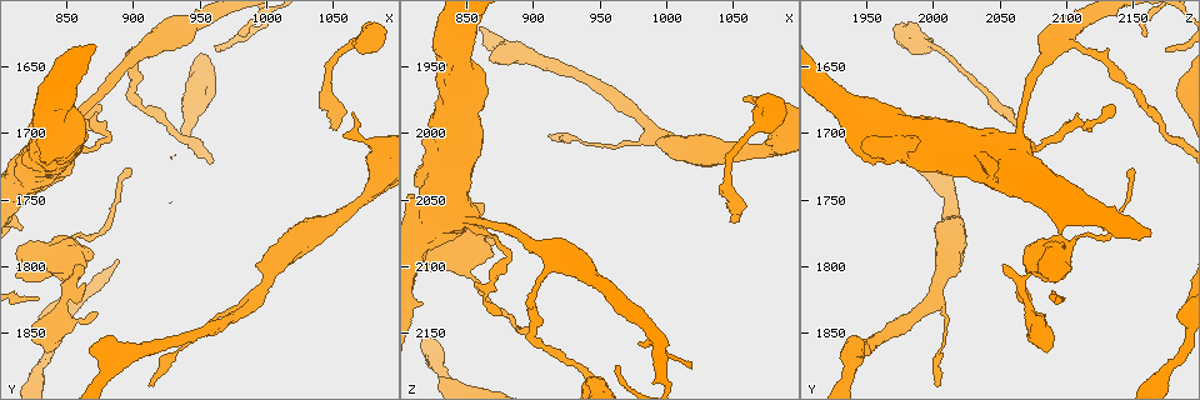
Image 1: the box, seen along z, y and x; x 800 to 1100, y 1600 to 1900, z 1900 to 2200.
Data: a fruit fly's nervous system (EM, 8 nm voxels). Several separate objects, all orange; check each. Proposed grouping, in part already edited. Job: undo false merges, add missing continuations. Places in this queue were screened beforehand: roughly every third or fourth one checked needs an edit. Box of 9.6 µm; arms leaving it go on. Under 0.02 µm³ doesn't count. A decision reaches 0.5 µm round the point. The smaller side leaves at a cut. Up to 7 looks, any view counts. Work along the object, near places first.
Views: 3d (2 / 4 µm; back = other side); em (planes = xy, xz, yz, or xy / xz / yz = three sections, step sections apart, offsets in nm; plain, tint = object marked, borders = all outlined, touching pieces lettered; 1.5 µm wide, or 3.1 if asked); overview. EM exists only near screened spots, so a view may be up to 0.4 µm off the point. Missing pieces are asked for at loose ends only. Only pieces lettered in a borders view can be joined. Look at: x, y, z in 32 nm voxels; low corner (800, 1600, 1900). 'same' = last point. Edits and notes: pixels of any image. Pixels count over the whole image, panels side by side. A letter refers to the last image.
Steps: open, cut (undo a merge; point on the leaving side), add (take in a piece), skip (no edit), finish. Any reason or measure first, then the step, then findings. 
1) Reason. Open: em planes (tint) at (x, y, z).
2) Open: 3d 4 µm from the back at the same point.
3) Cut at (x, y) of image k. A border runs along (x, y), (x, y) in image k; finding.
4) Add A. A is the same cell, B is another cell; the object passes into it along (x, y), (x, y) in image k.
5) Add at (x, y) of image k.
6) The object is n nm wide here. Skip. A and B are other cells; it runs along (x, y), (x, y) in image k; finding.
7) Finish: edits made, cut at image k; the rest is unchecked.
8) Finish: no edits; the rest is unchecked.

Calibre changes. Open: 3d 4 µm at (834, 1872, 2182).

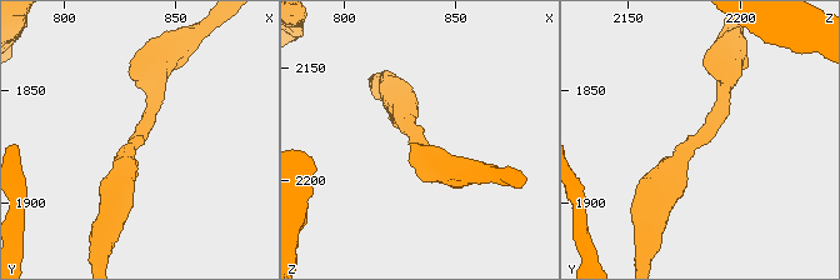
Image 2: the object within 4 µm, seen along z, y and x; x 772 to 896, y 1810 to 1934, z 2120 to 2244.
The arms are 220, 400 nm wide. Open: em planes (borders) at (833, 1872, 2180).

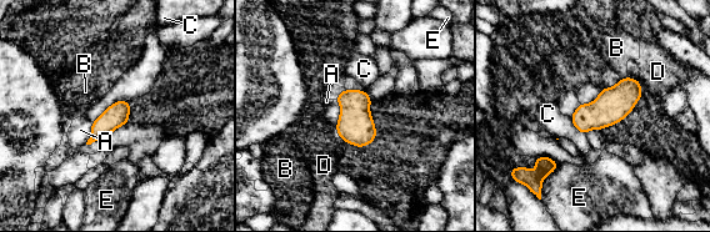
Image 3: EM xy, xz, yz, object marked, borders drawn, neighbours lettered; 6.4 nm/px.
Skip. A, B, C, D and E are other cells; a border runs along (628, 76), (620, 79) in image 3; one cell here.

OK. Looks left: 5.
Tapers out. Open: 3d 4 µm at (856, 1798, 2052).

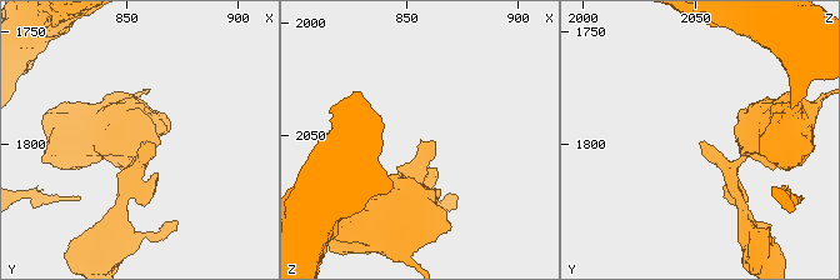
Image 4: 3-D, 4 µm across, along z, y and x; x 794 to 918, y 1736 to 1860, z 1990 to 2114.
Open: em planes (borders) at (855, 1799, 2052).

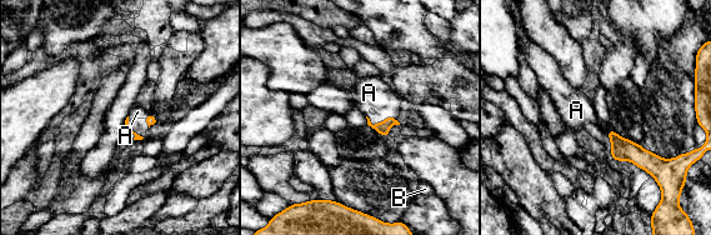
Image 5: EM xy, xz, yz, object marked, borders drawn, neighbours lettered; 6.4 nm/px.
Add A. A is the same cell, B is another cell; the cell continues.

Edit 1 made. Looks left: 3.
Open: overview.

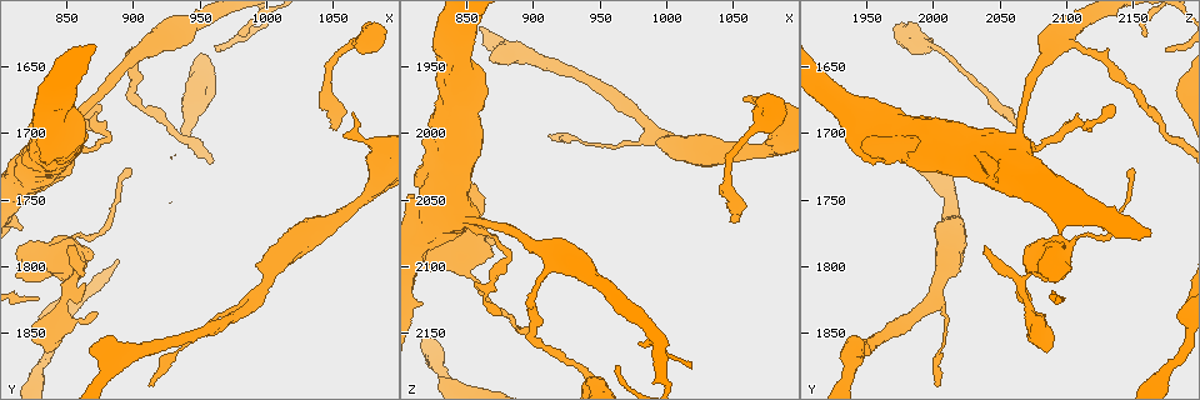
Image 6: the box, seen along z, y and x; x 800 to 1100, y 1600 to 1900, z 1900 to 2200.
Long arm stops here. Open: em planes (tint) at (1050, 1698, 2068).

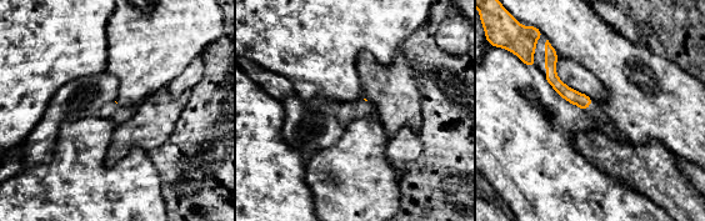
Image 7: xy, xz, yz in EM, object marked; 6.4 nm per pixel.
What lies round it. Open: em planes (borders) at the same point.

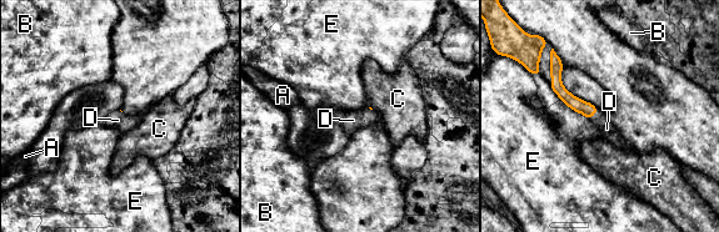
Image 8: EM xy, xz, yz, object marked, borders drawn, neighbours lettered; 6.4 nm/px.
The longest contact is with E, 240 nm. Add D. D is the same cell, A, B, C and E are other cells; the object passes into it along (587, 109), (593, 114), (607, 129) in image 8; it goes on there.

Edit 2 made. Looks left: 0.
Finish: edits made, add at image 5, add at image 8; the rest is unchecked.

